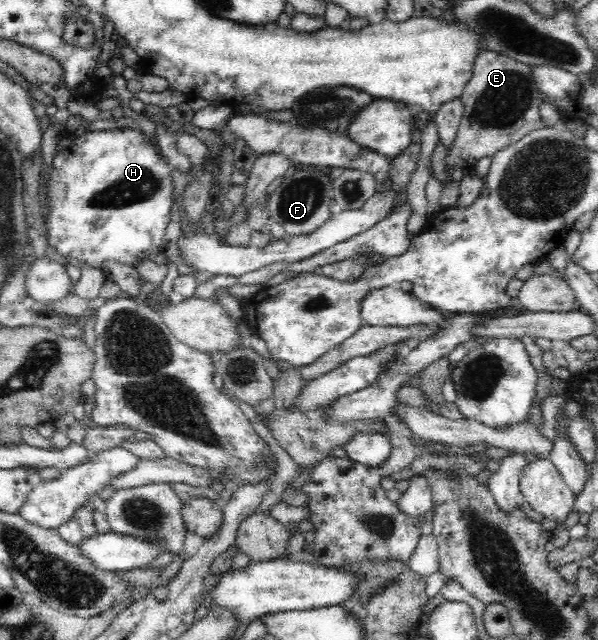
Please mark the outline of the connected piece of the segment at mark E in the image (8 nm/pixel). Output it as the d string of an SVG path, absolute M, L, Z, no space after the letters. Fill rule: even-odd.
M483 51L482 55L476 59L473 74L467 81L461 95L463 116L456 137L452 139L452 145L448 145L446 149L444 166L446 174L451 175L452 171L458 168L463 171L463 175L469 175L479 159L491 158L497 151L522 139L522 136L546 127L542 116L540 116L541 103L538 103L538 99L534 99L535 90L538 92L537 86L534 85L533 66L521 63L496 51Z

